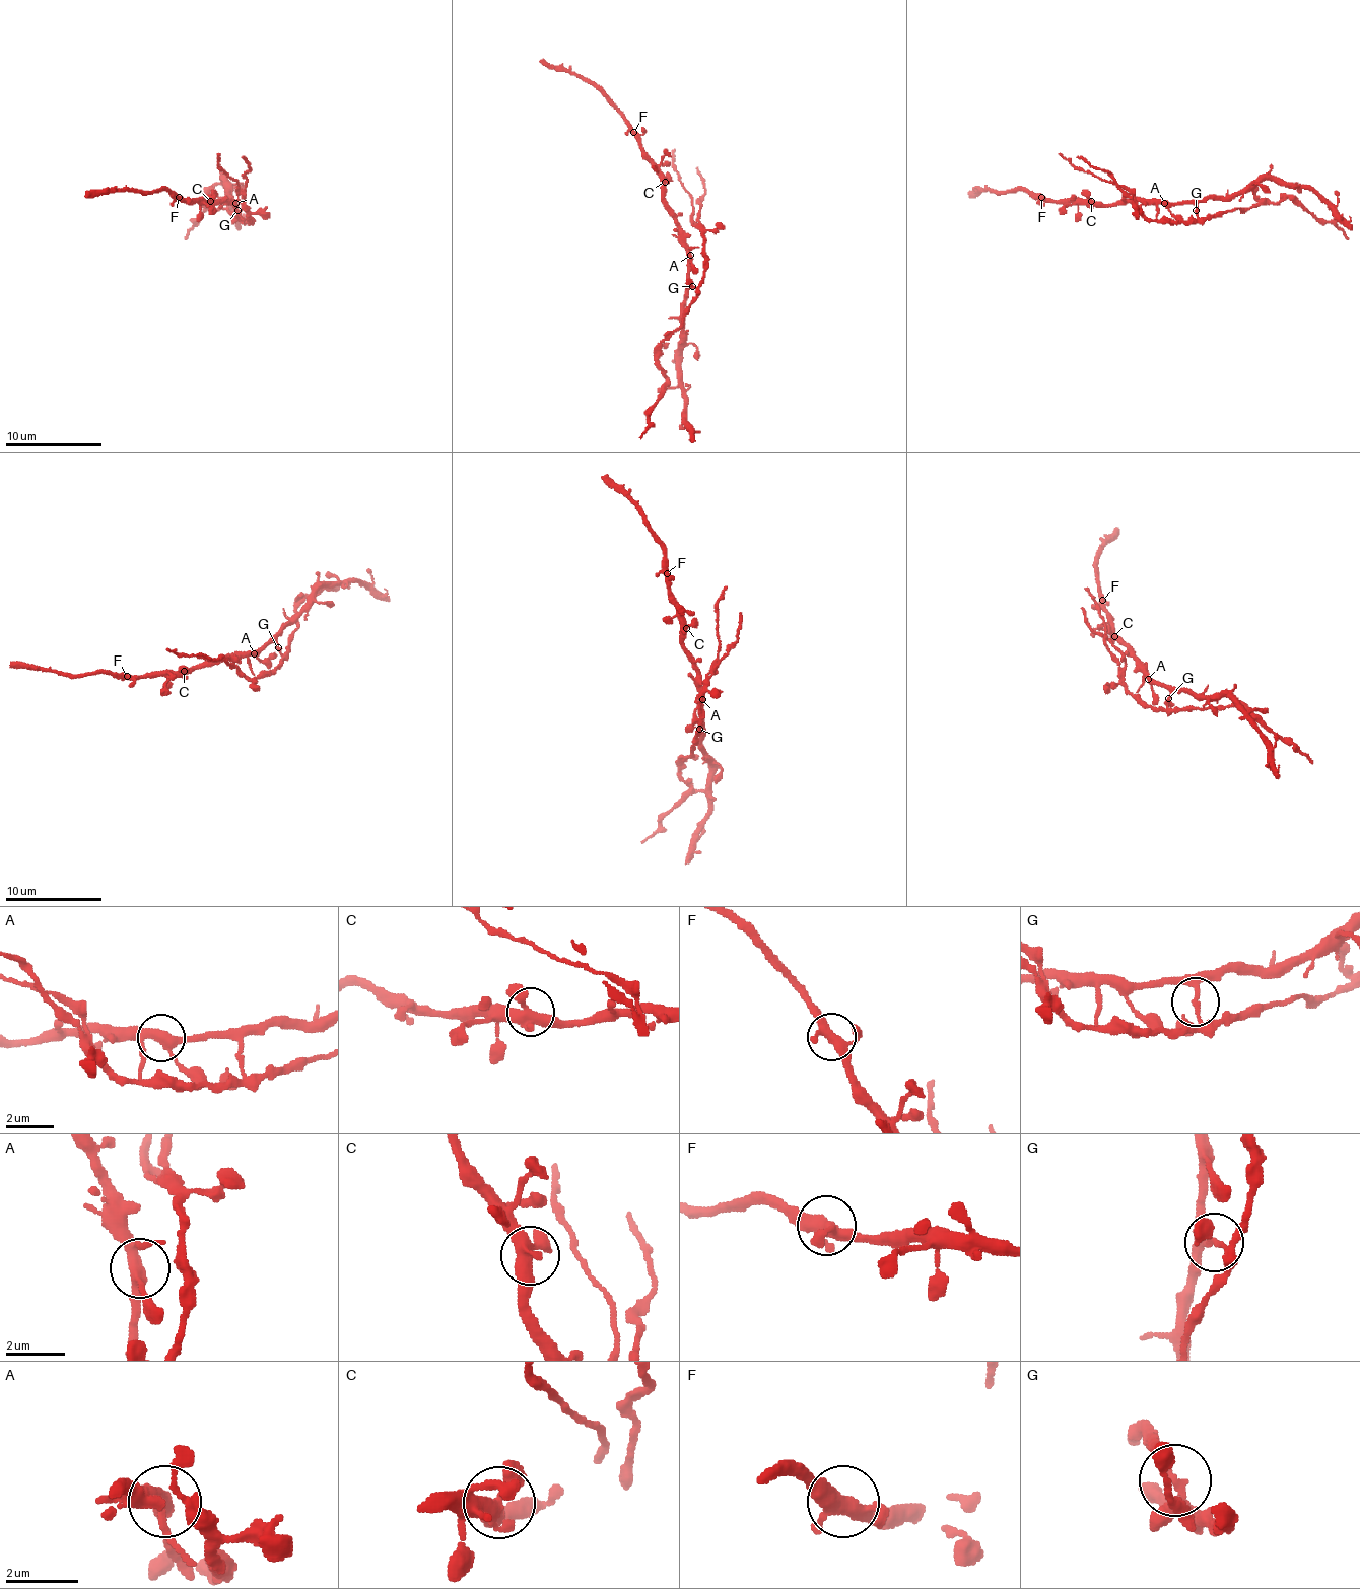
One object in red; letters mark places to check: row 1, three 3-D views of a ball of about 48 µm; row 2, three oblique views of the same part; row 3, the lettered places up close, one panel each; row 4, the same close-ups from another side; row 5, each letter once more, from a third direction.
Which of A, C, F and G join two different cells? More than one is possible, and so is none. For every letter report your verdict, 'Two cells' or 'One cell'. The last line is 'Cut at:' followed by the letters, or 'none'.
A: One cell
C: One cell
F: One cell
G: Two cells
Cut at: G

